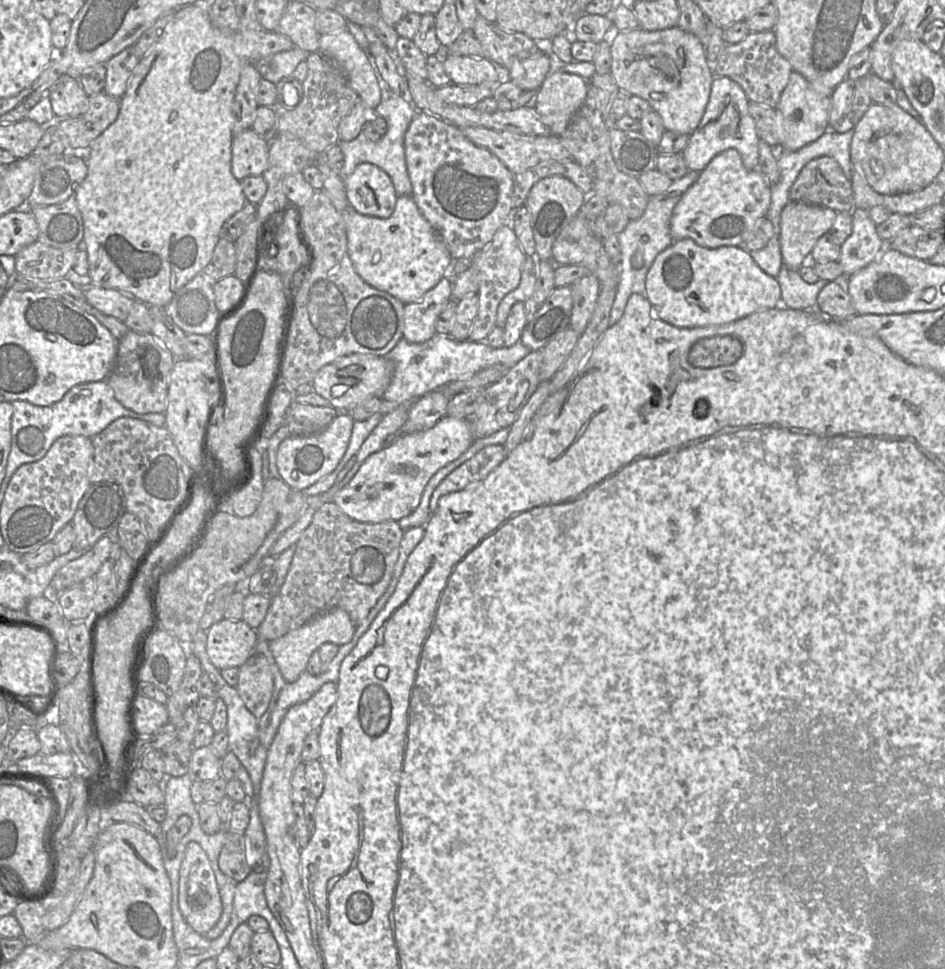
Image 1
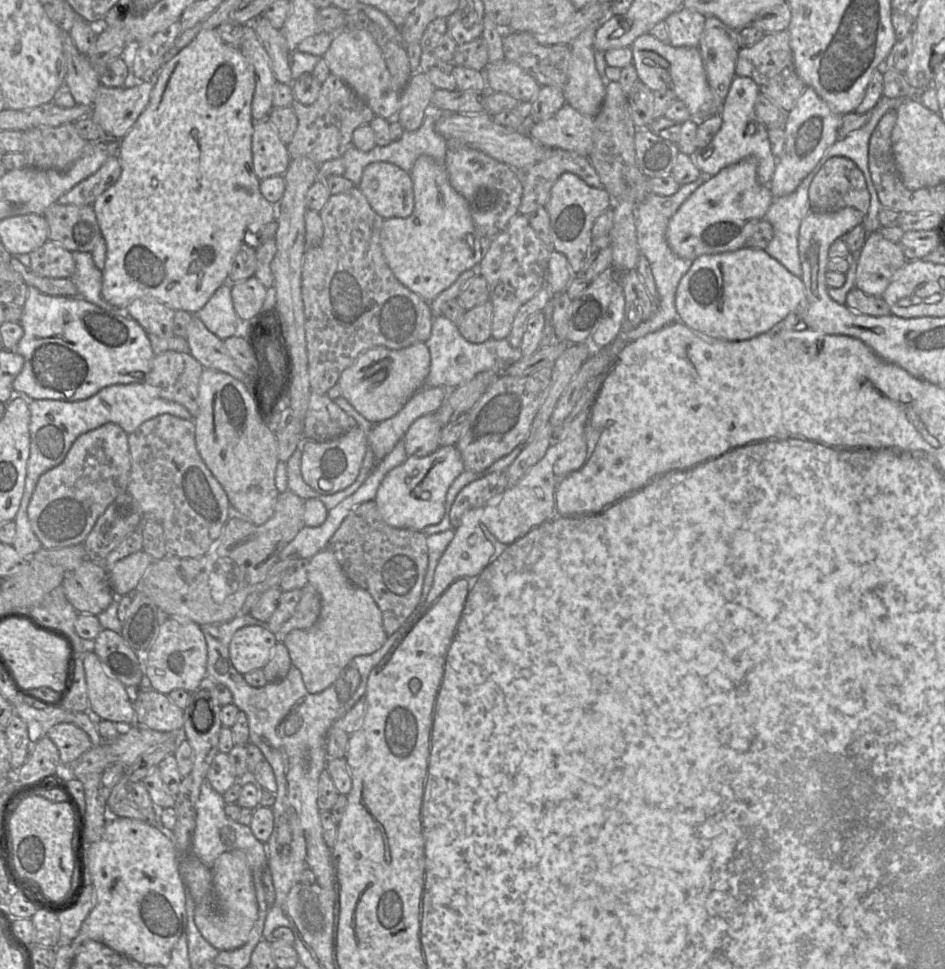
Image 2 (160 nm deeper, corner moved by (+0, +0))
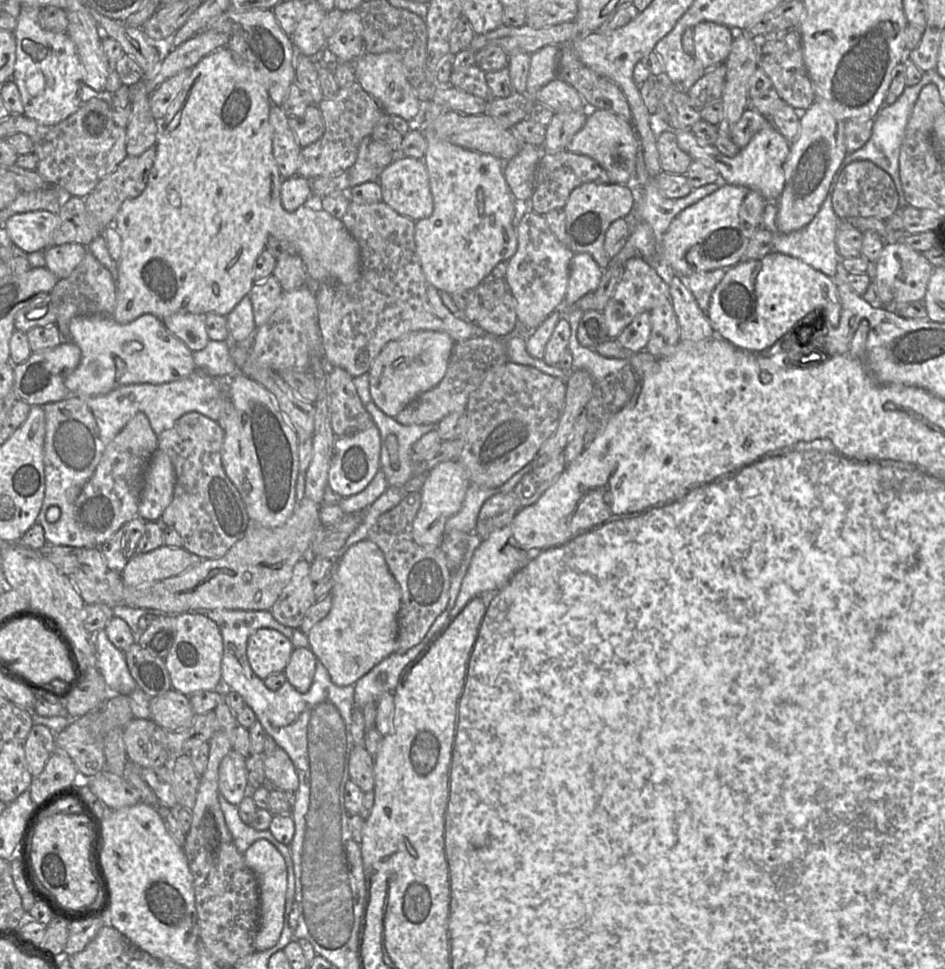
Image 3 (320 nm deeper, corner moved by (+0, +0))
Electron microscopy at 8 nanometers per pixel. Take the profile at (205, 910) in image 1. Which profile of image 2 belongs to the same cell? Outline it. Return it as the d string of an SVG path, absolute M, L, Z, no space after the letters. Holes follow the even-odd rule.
M239 850L225 852L211 864L215 909L208 906L196 906L195 924L203 936L219 951L231 951L243 946L258 919L259 906L253 884L252 868L246 854Z

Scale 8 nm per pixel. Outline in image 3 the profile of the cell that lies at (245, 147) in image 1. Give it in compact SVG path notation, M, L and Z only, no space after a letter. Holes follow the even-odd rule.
M272 105L269 123L273 131L273 156L284 179L298 175L298 159L302 149L288 125L288 117L281 106Z

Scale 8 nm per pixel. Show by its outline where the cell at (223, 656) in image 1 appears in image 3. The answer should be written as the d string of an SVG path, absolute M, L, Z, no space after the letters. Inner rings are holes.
M271 628L255 631L247 642L247 658L252 670L262 680L274 673L283 673L289 662L294 646L282 633Z

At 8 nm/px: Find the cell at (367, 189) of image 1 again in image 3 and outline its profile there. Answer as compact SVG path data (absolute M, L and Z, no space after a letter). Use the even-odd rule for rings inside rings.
M399 156L381 172L377 181L381 187L382 202L400 215L418 221L430 217L433 213L433 196L423 160Z

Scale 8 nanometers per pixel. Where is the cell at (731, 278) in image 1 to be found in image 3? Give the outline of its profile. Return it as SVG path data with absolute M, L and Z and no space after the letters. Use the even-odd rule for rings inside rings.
M771 251L762 259L740 261L728 268L710 296L706 315L716 336L728 341L739 349L753 353L765 353L767 349L815 309L821 309L824 314L815 315L805 323L811 324L814 318L819 320L823 317L828 319L831 324L838 325L842 305L838 289L831 277L795 257Z

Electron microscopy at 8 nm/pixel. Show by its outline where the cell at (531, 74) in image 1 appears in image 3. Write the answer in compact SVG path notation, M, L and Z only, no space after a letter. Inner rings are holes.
M555 112L546 126L544 151L559 152L565 150L572 137L585 123L587 112Z

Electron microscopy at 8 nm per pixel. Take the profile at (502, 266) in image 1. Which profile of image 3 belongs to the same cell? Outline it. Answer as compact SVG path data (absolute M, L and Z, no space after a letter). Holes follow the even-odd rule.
M531 210L520 219L516 233L517 251L506 261L504 279L516 299L519 328L537 328L554 310L565 305L570 262L575 252L555 237L544 215Z

